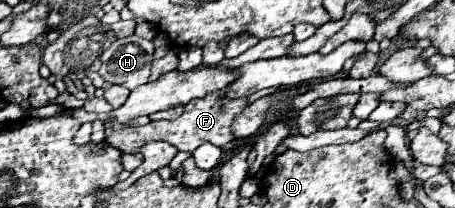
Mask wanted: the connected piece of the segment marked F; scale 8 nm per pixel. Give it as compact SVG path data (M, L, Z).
M222 88L220 92L212 92L200 100L188 102L184 106L184 114L176 120L148 122L146 126L136 126L136 128L126 126L120 130L112 130L104 142L118 148L122 154L138 154L144 144L154 142L154 140L164 140L164 142L168 142L168 144L172 144L184 152L194 152L204 142L210 142L218 148L224 148L226 144L230 144L234 140L234 134L232 134L234 118L240 112L244 112L244 108L248 106L248 98L244 98L244 96L242 98L228 98L226 92L228 92L228 88Z

